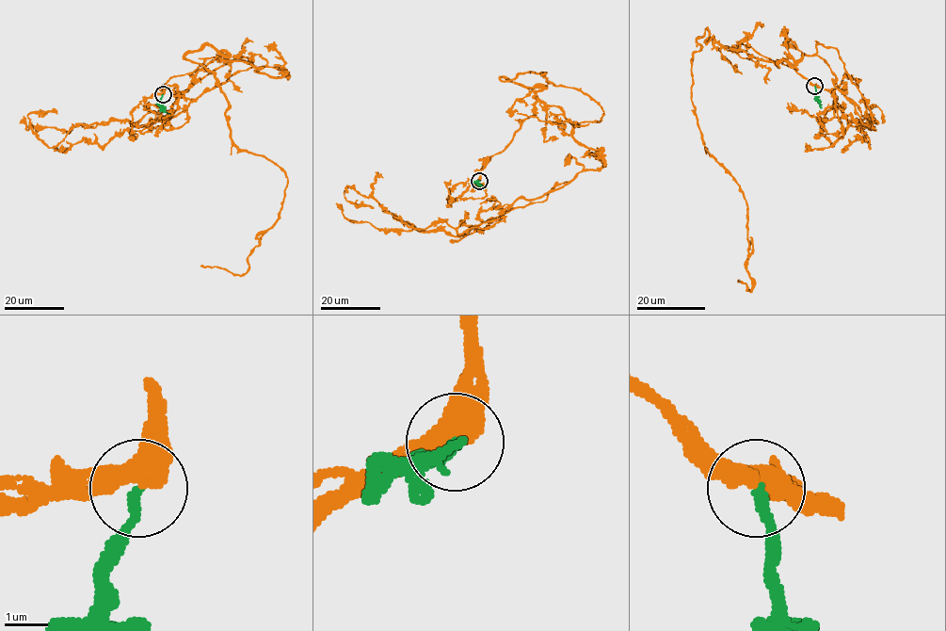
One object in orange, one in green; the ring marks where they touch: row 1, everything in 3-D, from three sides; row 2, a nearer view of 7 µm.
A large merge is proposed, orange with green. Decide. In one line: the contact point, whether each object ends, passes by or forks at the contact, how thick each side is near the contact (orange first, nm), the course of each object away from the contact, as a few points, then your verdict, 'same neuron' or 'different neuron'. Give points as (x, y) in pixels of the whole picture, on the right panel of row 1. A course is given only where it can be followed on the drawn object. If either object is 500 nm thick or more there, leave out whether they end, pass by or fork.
at (814, 86); orange passes by; green ends there; 400 nm thick on the orange side, 200 nm on the other; orange runs (814, 86), (725, 46), (777, 66), (825, 61), (877, 122), (855, 120), (833, 146), (821, 124), (844, 107); green runs (814, 86), (821, 108); same neuron

